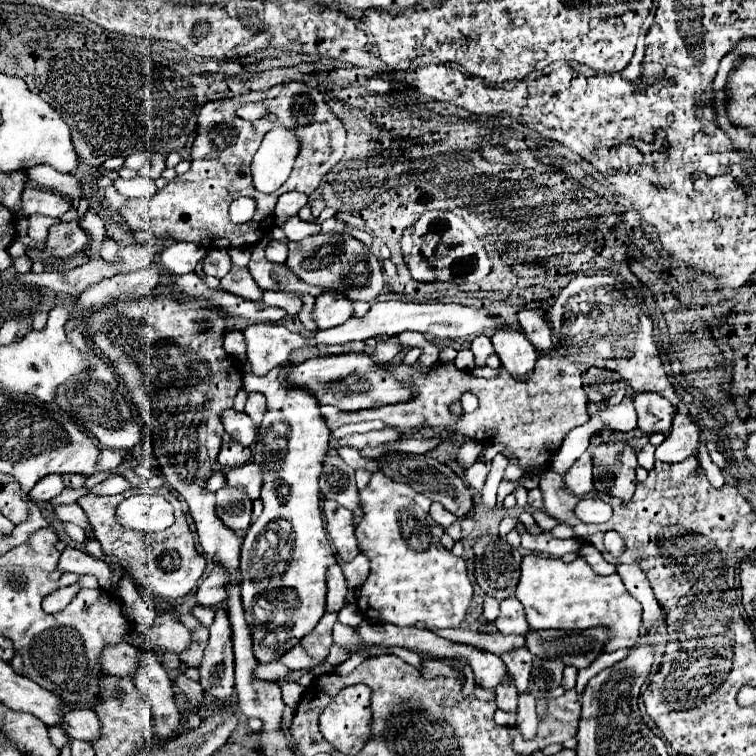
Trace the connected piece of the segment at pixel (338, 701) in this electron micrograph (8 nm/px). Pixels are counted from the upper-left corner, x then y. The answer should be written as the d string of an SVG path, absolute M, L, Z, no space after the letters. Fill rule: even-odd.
M366 685L344 687L320 715L320 731L336 751L358 753L370 737L370 689Z

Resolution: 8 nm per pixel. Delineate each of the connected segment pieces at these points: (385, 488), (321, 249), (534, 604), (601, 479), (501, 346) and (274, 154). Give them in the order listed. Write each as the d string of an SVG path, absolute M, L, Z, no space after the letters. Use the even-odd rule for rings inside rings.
M376 471L376 473L372 475L370 483L360 491L360 507L362 507L362 511L364 511L364 517L362 517L362 521L356 525L356 533L354 533L354 535L356 535L356 541L358 541L358 549L370 559L370 575L368 575L366 583L362 585L362 589L360 589L360 593L358 593L358 601L356 601L356 605L358 605L360 613L362 613L366 619L378 619L378 621L386 621L386 623L402 625L402 627L404 627L404 625L424 623L428 629L458 627L458 625L464 621L466 611L468 611L468 605L470 605L470 601L472 601L472 593L474 593L474 591L472 591L472 583L470 583L470 579L468 579L464 559L462 559L462 557L454 557L448 549L442 547L440 537L442 537L444 529L442 529L442 527L430 517L430 513L428 513L430 505L432 505L430 499L426 499L426 497L420 495L418 491L410 489L410 485L402 485L402 483L398 483L398 481L392 481L392 479L386 477L382 471Z
M274 227L270 231L270 239L284 241L290 249L288 253L288 267L306 283L310 285L322 285L324 289L344 289L350 295L350 301L374 301L382 289L384 289L384 275L382 265L378 257L358 239L354 239L348 233L318 233L314 237L306 237L304 241L290 241L284 237L280 227ZM348 263L350 263L350 275L348 275Z
M526 555L520 567L520 581L516 587L516 597L524 605L526 621L530 629L590 629L590 627L606 627L610 629L610 641L606 645L608 651L632 647L638 639L640 621L642 621L642 607L640 603L626 591L618 573L612 575L596 575L586 559L578 557L572 563L564 563L562 559L554 557L540 557L540 555Z
M598 443L592 447L594 487L612 497L630 499L636 487L636 449L628 443Z
M500 329L492 335L492 345L502 365L514 379L526 379L534 371L538 353L526 335L518 329Z
M274 121L252 161L252 177L258 191L276 191L286 183L298 157L298 135Z

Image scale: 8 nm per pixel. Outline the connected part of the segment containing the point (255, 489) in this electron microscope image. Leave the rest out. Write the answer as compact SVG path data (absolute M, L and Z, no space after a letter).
M246 463L242 467L234 467L234 469L226 471L226 483L232 487L240 487L252 499L258 499L262 483L264 483L262 473L264 473L264 469L258 463Z

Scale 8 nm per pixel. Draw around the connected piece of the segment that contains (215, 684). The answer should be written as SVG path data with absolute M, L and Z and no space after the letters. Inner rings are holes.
M218 607L210 625L210 643L200 667L200 683L206 695L226 699L234 691L234 649L230 641L230 621L226 609Z

